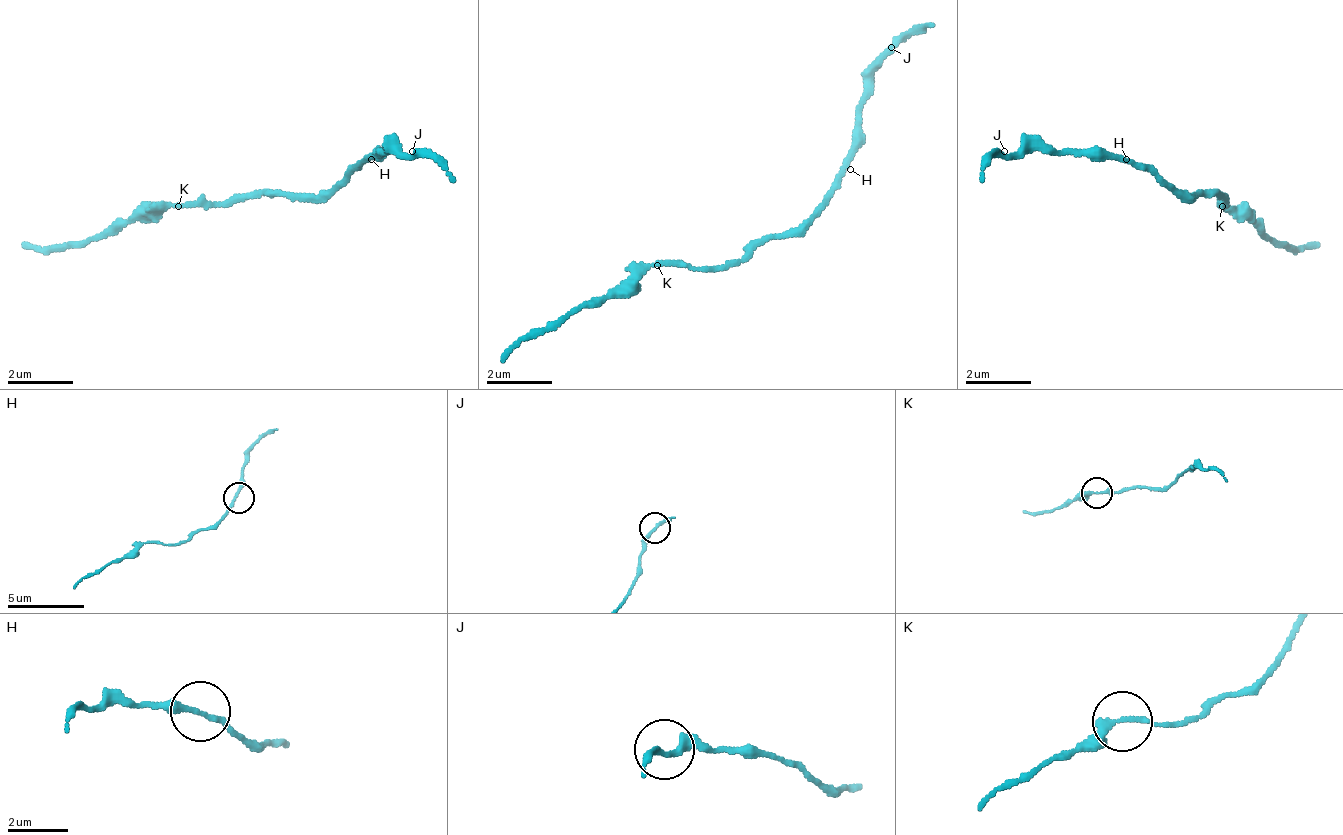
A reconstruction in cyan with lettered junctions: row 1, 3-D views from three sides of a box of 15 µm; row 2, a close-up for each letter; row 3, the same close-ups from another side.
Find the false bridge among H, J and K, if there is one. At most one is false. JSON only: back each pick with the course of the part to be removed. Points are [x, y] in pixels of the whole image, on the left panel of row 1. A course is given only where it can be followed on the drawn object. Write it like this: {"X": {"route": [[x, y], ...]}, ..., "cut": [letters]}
{"cut": []}

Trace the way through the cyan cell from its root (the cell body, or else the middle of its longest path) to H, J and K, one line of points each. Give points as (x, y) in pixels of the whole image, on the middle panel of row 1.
H: (761, 242), (769, 242), (777, 234), (793, 234), (818, 210), (818, 202), (850, 169)
J: (761, 242), (793, 234), (818, 210), (850, 153), (850, 128), (858, 120), (866, 71), (891, 47)
K: (761, 242), (753, 242), (736, 259), (728, 259), (720, 267), (655, 267)

